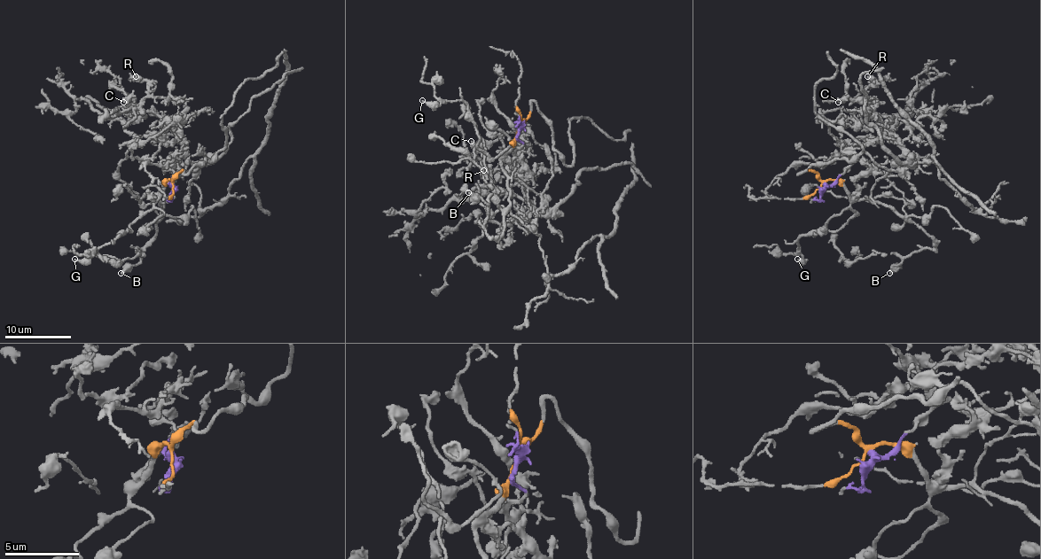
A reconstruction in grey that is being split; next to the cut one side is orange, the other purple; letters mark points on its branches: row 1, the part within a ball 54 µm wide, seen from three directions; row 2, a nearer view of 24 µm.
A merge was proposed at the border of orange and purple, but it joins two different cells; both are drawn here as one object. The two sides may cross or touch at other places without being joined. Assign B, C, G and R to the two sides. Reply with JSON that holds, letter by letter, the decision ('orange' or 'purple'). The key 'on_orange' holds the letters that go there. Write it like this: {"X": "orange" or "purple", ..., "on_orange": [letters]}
{"B": "orange", "C": "purple", "G": "orange", "R": "purple", "on_orange": ["B", "G"]}

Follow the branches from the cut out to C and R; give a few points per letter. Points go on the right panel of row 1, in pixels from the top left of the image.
C: (822, 183), (858, 160), (890, 162), (902, 154), (893, 134), (883, 134), (885, 116), (860, 99), (839, 103)
R: (822, 183), (858, 160), (887, 164), (902, 154), (877, 101), (866, 97), (880, 81), (866, 76)

